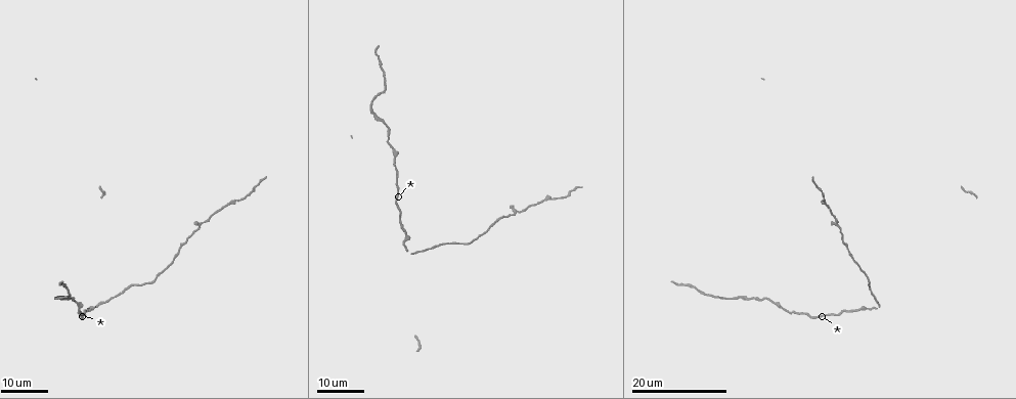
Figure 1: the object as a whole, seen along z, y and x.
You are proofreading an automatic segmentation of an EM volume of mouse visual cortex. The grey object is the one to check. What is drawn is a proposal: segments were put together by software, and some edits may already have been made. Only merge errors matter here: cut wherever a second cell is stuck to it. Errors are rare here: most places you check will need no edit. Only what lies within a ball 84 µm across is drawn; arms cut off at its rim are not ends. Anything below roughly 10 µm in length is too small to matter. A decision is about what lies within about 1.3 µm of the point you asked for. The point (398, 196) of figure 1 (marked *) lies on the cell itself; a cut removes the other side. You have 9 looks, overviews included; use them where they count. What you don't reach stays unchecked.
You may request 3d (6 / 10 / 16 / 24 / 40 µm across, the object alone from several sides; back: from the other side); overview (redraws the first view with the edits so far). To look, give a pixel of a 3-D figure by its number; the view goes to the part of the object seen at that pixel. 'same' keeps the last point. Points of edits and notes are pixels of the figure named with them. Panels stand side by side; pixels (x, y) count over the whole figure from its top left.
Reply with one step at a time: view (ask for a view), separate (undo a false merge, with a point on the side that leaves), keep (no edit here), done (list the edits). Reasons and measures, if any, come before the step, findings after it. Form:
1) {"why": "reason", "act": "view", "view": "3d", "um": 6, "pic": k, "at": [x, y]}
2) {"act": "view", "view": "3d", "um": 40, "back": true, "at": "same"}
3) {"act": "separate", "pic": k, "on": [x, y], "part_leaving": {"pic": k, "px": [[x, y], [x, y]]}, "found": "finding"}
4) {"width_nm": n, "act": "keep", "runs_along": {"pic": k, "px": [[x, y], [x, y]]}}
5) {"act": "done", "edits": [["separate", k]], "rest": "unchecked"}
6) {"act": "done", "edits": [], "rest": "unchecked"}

{"why": "thick turns thin", "act": "view", "view": "3d", "um": 24, "pic": 1, "at": [775, 301]}

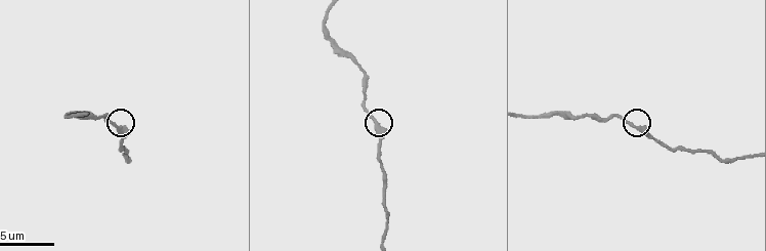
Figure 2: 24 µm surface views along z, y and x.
{"act": "view", "view": "3d", "um": 10, "pic": 2, "at": [376, 121]}

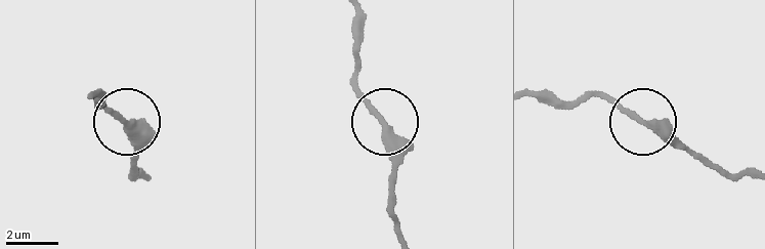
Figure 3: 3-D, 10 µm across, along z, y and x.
{"width_nm": 270, "act": "keep", "found": "continuous, no second cell"}

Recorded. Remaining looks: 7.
{"act": "view", "view": "3d", "um": 10, "pic": 2, "at": [558, 114]}

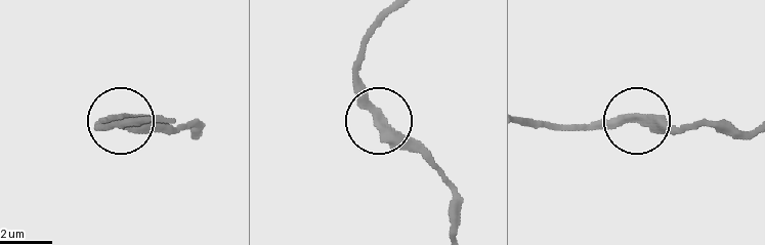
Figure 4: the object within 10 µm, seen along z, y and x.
{"act": "view", "view": "3d", "um": 6, "pic": 4, "at": [637, 119]}

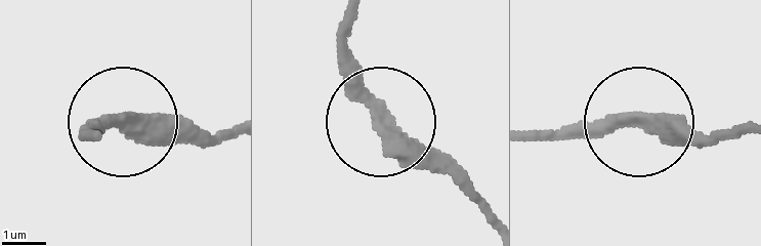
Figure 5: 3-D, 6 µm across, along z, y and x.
{"width_nm": 340, "act": "keep", "runs_along": {"pic": 5, "px": [[742, 134], [631, 123], [547, 134]]}, "found": "continuous, no second cell"}

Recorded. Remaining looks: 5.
{"why": "thin neck", "act": "view", "view": "3d", "um": 24, "pic": 1, "at": [849, 251]}

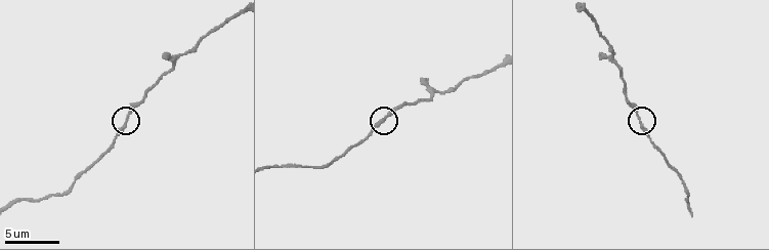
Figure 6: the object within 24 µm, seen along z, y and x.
{"why": "closer look", "act": "view", "view": "3d", "um": 6, "pic": 6, "at": [384, 118]}

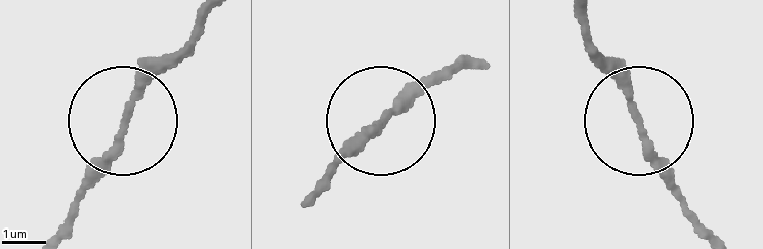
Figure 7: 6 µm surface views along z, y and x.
{"act": "keep", "runs_along": {"pic": 7, "px": [[58, 227], [129, 107], [180, 55]]}, "found": "one cell here"}

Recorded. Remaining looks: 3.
{"why": "thin neck", "act": "view", "view": "3d", "um": 6, "pic": 6, "at": [614, 54]}

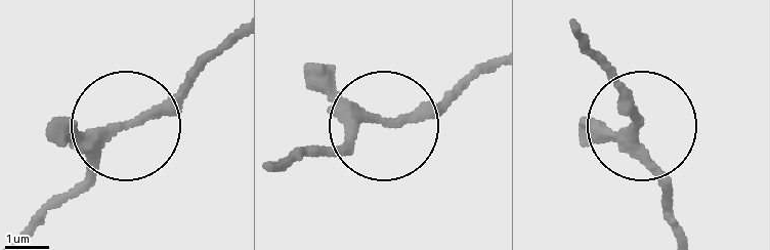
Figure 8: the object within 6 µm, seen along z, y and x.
{"act": "keep", "runs_along": {"pic": 8, "px": [[683, 237], [610, 64]]}, "found": "one cell here"}

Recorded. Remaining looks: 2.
{"act": "done", "edits": [], "rest": "unchecked"}

